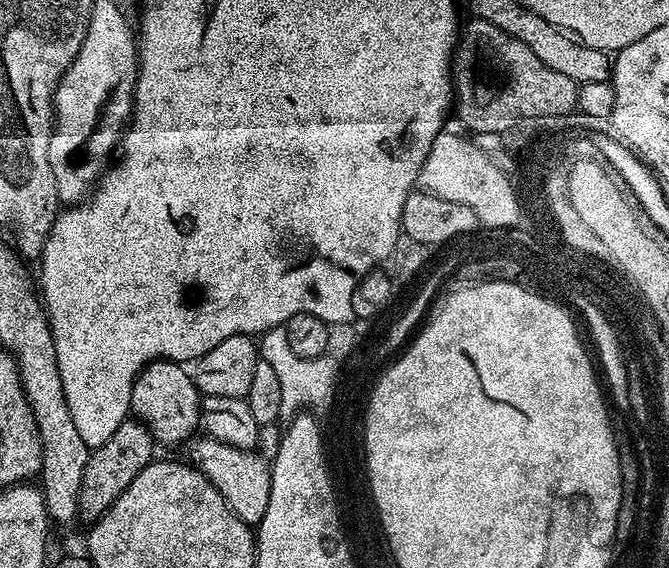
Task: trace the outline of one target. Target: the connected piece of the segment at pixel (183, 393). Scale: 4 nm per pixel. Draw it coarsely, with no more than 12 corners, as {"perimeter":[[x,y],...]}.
{"perimeter":[[157,360],[136,377],[131,415],[157,445],[191,441],[202,394],[193,373]]}

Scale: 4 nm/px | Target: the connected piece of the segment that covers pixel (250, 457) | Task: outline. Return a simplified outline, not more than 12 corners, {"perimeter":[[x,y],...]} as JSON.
{"perimeter":[[207,434],[191,463],[214,482],[230,510],[259,526],[272,470],[255,451]]}

